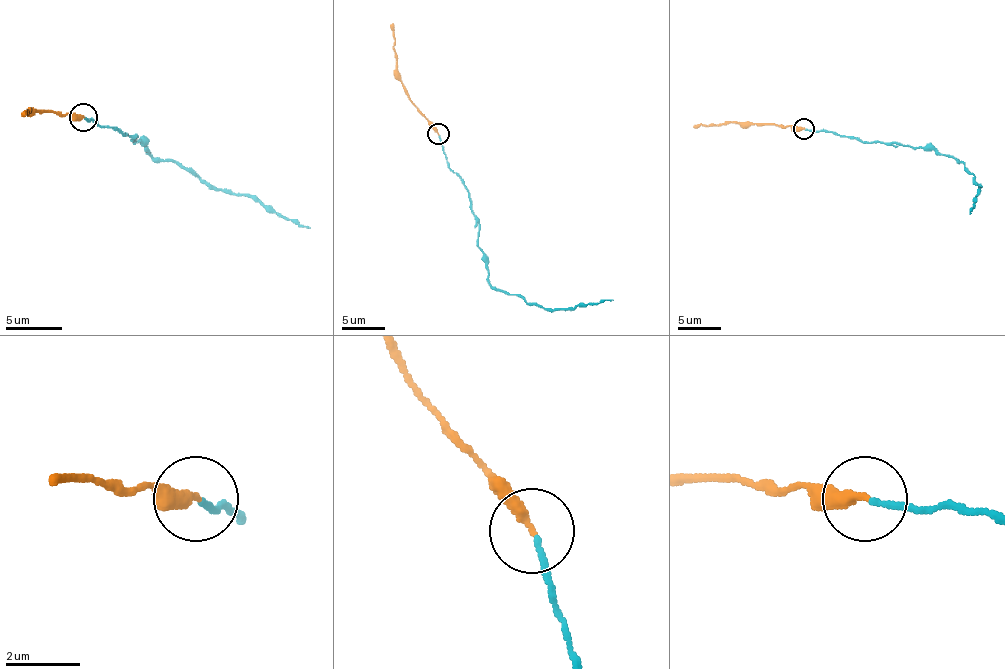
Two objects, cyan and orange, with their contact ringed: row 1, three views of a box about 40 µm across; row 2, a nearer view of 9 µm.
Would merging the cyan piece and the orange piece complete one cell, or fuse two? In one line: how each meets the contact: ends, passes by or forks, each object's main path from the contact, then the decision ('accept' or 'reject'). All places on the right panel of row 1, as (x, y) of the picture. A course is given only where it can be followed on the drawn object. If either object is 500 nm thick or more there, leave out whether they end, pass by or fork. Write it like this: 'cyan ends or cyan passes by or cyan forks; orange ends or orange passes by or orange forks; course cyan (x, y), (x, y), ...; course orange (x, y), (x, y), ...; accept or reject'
cyan ends; orange ends; course cyan (804, 129), (834, 131), (862, 142), (895, 142), (953, 155), (964, 164), (979, 185), (970, 213); course orange (804, 129), (720, 123), (694, 127); accept

